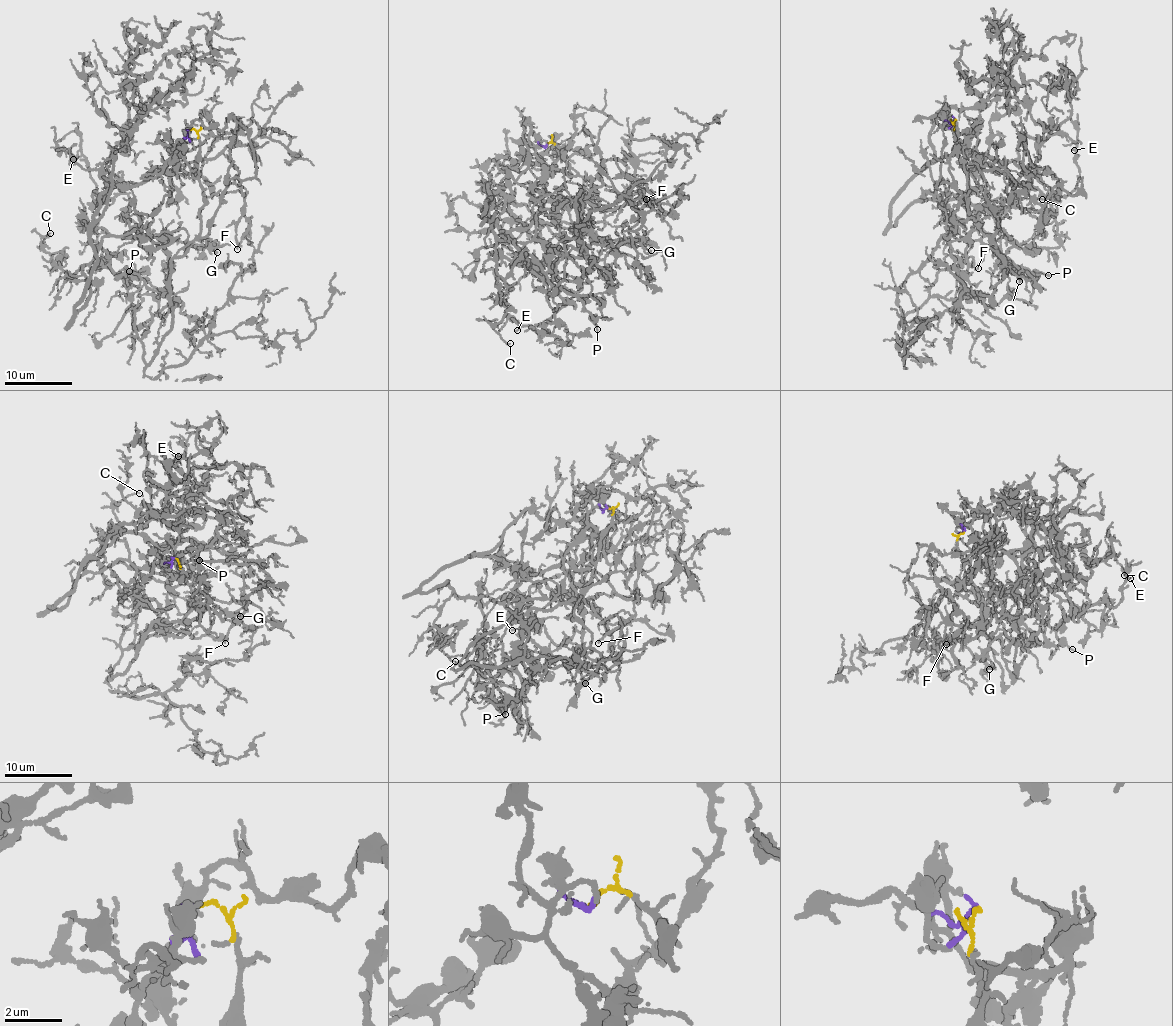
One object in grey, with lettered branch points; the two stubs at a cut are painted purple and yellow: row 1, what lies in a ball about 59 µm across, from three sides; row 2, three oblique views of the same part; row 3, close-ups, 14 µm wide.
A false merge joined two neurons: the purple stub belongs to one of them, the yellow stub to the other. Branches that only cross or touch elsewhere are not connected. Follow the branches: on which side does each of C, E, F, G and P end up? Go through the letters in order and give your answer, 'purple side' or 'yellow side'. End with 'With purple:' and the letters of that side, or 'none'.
C: purple side
E: purple side
F: yellow side
G: purple side
P: purple side
With purple: C, E, G, P

